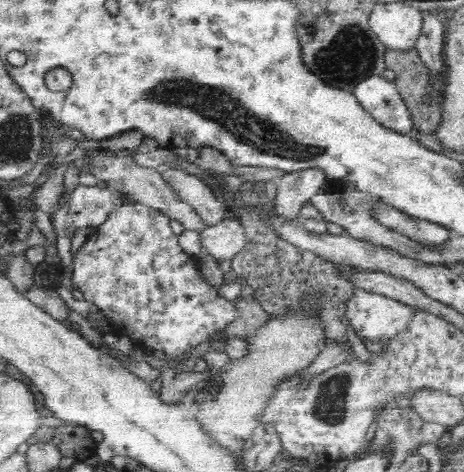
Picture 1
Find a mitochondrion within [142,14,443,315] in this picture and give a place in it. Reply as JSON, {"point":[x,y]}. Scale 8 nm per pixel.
{"point":[349,53]}

